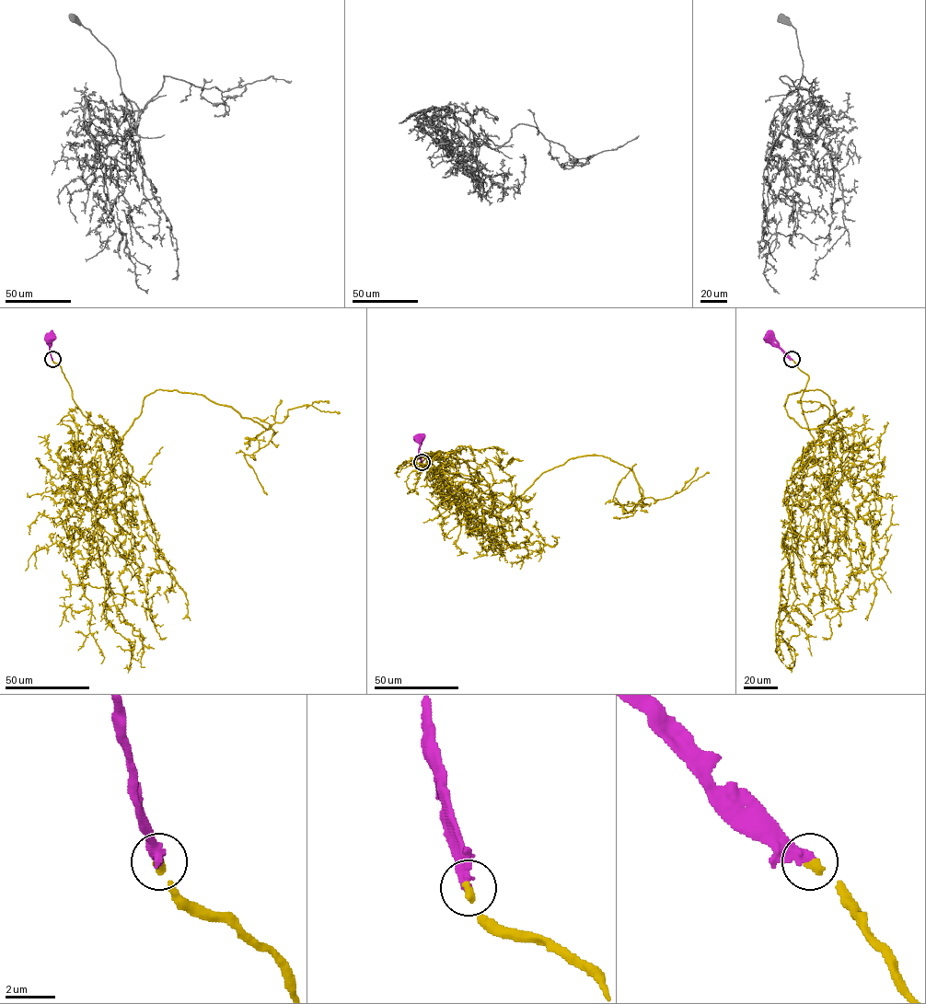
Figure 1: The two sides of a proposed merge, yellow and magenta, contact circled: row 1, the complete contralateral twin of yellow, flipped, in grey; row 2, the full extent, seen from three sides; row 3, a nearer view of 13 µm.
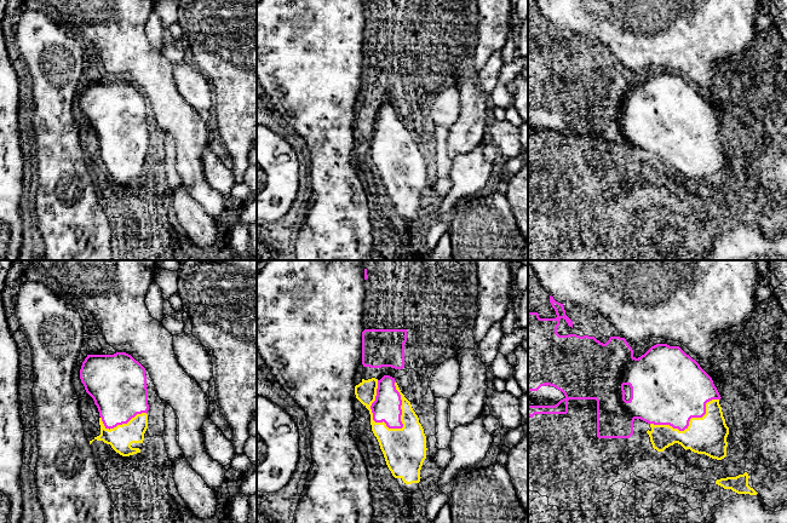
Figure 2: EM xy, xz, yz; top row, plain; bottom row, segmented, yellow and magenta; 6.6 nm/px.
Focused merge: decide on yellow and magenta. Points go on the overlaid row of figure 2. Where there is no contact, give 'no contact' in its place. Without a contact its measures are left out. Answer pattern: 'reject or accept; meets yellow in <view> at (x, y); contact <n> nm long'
accept; meets yellow in xz at (372, 414); contact 360 nm long

